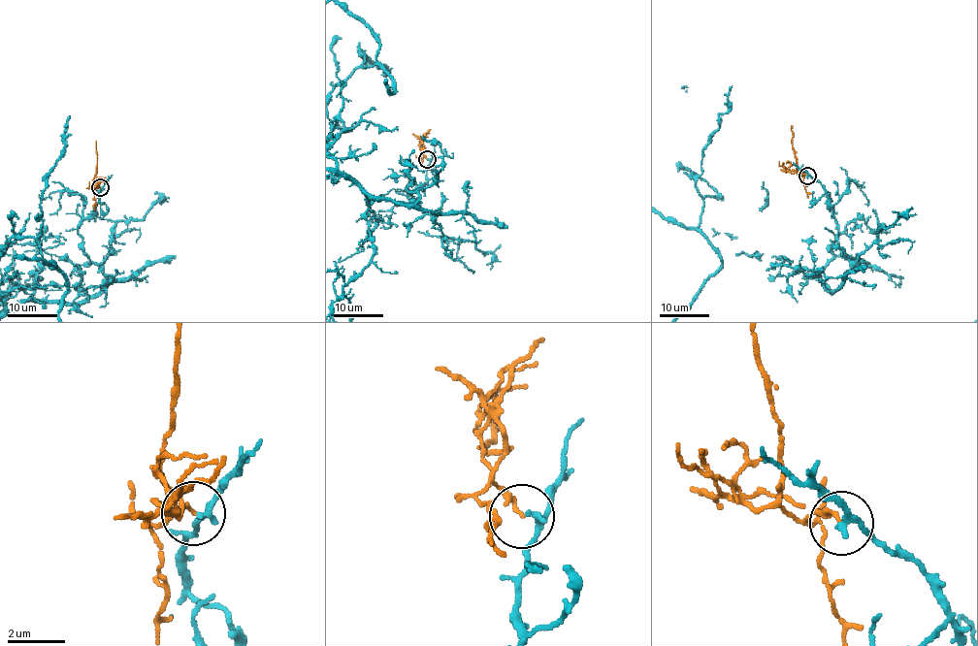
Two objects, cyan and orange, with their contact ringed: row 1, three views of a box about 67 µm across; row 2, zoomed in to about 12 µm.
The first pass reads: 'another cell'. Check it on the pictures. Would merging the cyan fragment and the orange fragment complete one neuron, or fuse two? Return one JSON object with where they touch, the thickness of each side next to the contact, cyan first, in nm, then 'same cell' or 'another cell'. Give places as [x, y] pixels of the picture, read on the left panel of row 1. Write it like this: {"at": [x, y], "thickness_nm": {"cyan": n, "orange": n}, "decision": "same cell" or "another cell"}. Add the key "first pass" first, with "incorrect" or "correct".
{"first pass": "correct", "at": [100, 187], "thickness_nm": {"cyan": 160, "orange": 140}, "decision": "another cell"}

